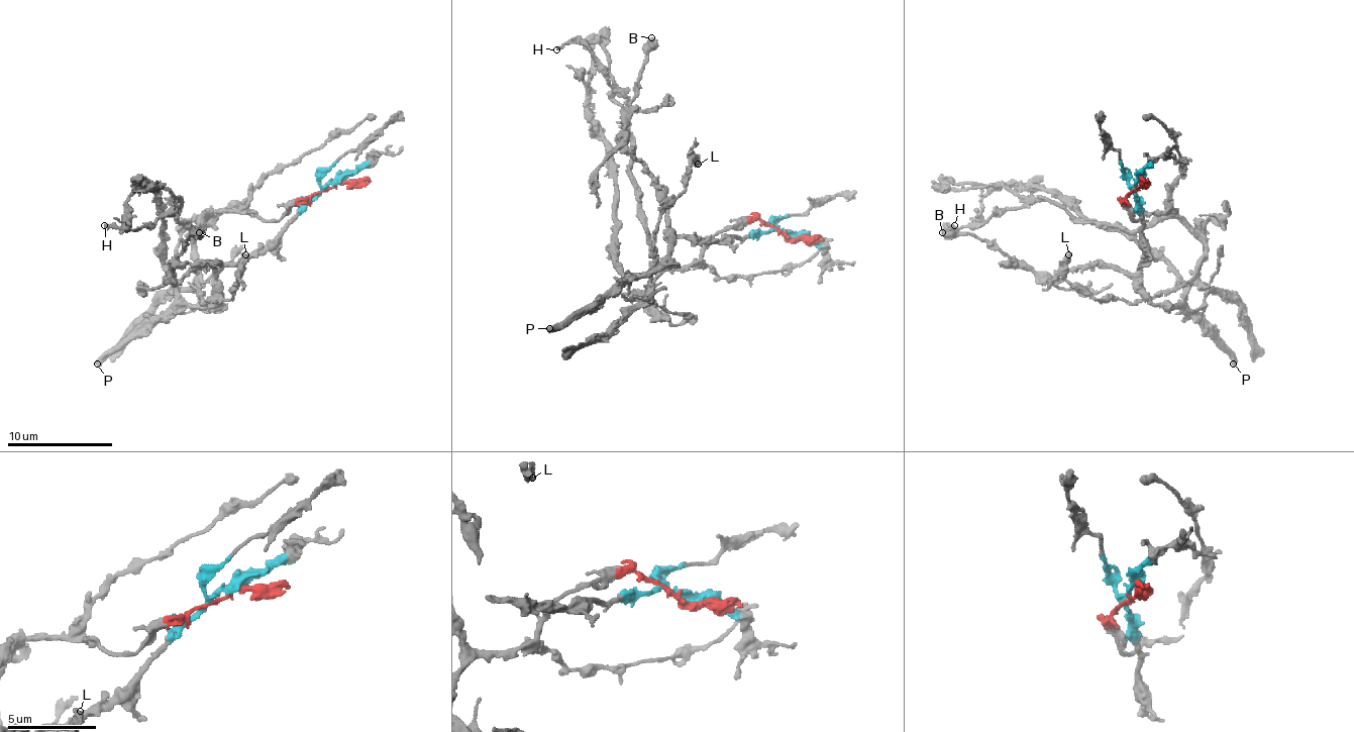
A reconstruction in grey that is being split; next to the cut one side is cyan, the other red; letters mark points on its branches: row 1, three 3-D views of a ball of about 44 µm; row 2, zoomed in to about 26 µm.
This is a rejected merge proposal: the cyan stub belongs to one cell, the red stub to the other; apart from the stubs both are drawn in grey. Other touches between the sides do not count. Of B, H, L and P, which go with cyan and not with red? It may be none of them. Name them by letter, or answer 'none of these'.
B, P

